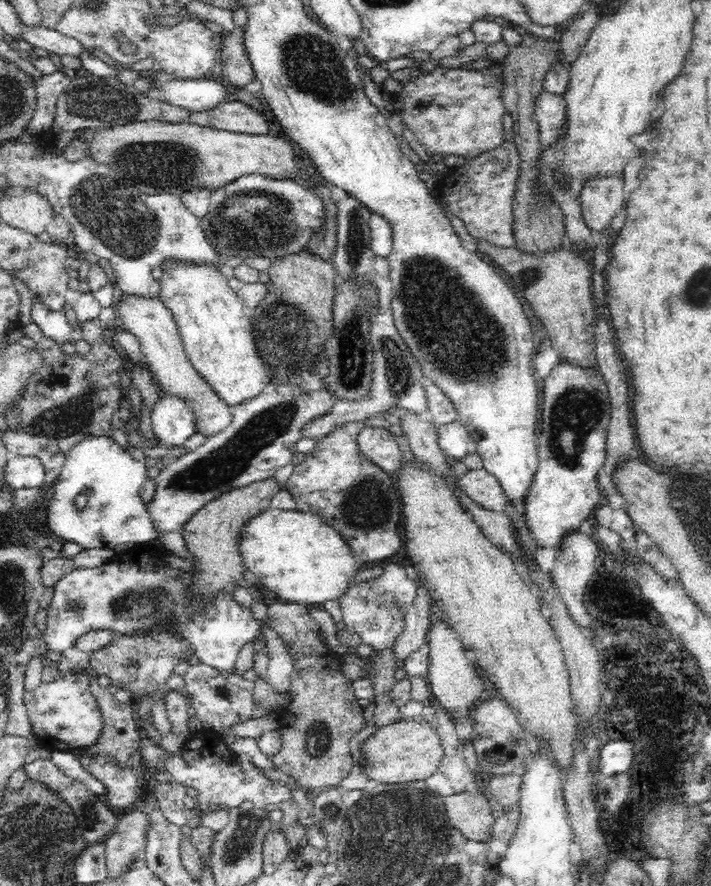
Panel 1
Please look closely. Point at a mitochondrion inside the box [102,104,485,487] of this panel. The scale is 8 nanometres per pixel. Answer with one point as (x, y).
(278, 227)

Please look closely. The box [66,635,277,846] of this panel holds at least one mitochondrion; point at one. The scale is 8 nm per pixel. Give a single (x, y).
(86, 808)

